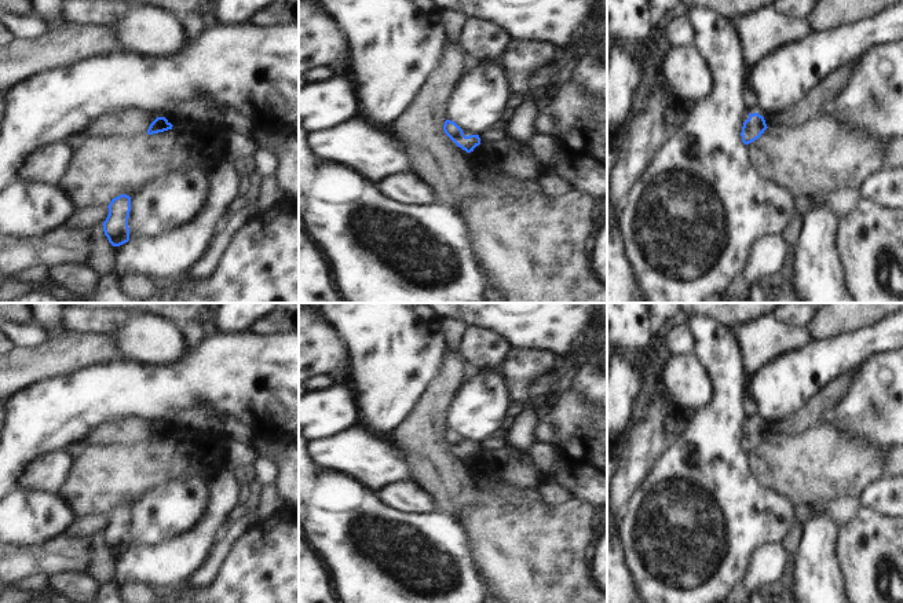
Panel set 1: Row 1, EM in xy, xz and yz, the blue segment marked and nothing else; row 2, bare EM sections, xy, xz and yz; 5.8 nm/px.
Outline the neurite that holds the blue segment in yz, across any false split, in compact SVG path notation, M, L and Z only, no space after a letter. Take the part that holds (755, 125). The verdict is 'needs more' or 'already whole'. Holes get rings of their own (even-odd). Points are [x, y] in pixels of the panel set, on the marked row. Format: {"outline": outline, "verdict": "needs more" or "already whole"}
{"outline": "M749 113L749 118L743 123L741 132L742 142L745 145L754 142L764 134L767 128L768 127L763 116L760 116L758 113Z", "verdict": "already whole"}

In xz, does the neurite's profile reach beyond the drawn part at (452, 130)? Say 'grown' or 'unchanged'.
unchanged

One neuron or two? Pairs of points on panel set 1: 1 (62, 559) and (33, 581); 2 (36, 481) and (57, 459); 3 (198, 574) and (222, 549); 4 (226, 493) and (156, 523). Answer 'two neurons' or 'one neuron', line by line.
1: two neurons
2: one neuron
3: one neuron
4: two neurons

